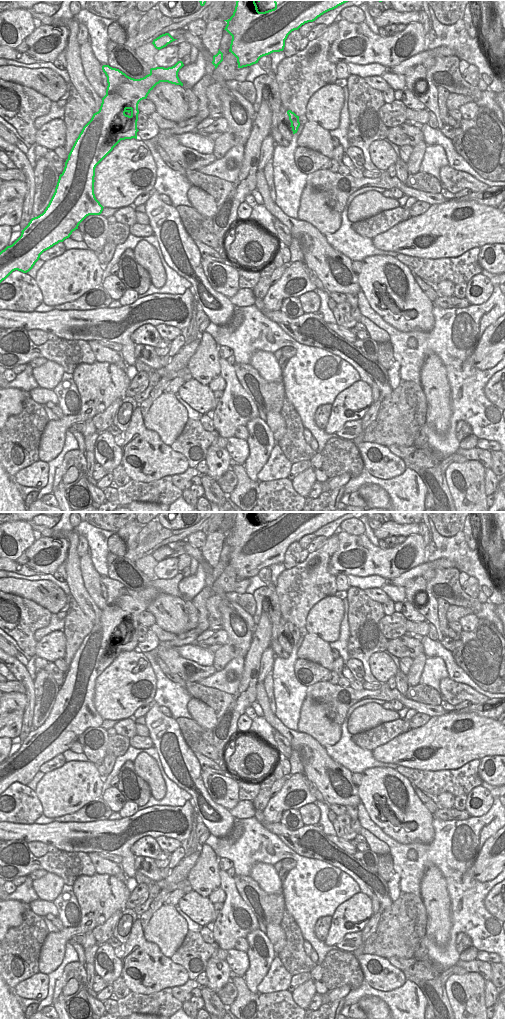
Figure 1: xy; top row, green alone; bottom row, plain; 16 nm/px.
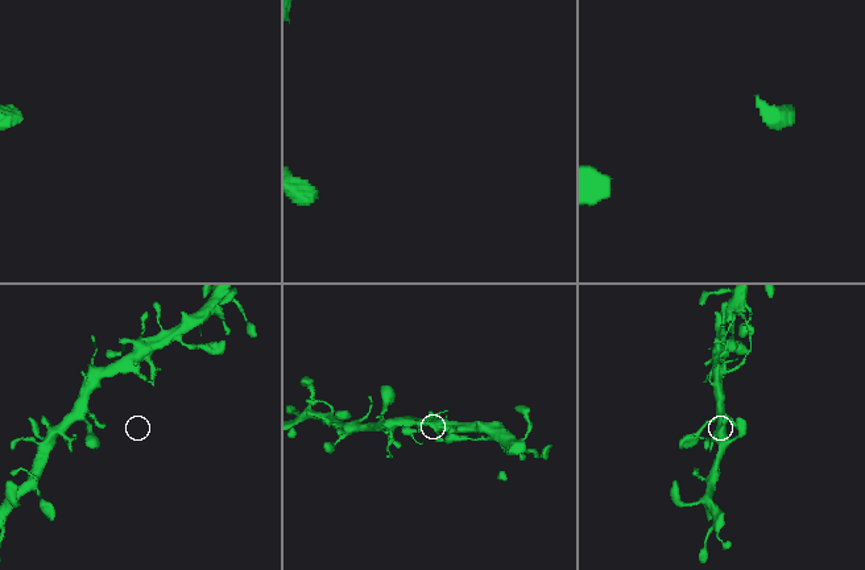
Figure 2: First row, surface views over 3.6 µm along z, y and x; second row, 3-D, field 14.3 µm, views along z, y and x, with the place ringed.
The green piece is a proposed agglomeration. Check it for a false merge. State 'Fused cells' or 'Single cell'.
Single cell

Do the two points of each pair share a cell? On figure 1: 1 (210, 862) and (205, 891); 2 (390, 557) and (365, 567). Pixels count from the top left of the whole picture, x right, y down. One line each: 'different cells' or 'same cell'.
1: same cell
2: same cell

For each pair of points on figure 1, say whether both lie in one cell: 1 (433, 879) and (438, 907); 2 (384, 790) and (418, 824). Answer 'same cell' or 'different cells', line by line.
1: same cell
2: same cell

